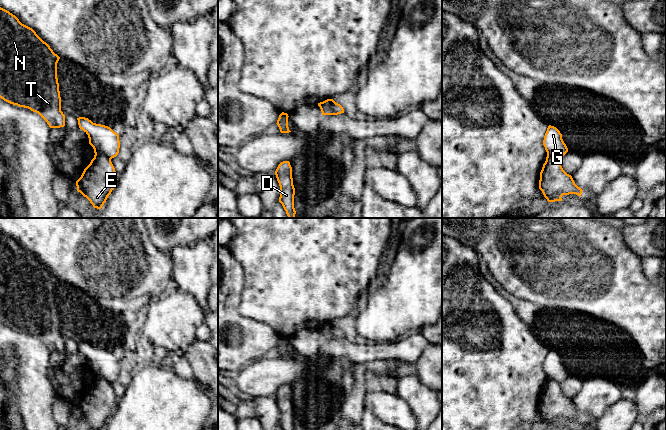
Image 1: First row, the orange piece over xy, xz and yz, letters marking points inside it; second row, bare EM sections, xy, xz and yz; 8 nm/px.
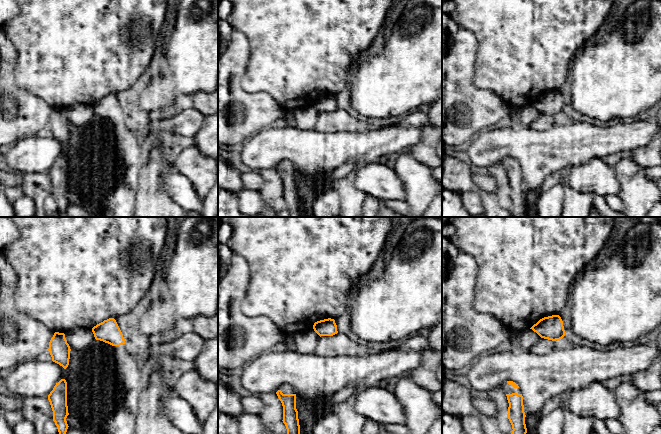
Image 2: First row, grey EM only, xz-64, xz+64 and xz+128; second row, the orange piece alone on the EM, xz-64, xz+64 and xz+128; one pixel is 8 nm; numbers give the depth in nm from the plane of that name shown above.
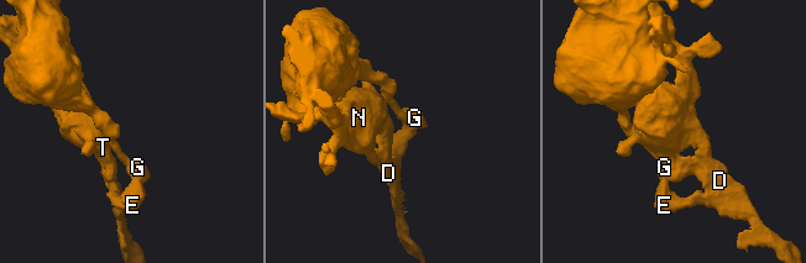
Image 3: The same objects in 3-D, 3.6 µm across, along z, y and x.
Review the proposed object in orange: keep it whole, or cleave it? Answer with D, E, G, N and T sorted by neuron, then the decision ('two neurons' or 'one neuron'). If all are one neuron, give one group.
D E N T / G; two neurons

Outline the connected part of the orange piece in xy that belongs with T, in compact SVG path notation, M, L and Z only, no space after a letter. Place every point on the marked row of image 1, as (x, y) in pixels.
M0 7L0 98L38 113L50 128L65 126L57 78L59 59L32 28Z

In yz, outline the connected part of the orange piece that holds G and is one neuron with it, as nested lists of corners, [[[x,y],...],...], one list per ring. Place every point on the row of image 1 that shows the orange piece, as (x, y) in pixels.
[[[551,125],[547,128],[543,145],[547,156],[554,156],[561,159],[568,152],[568,148],[562,139],[562,134],[556,127]]]

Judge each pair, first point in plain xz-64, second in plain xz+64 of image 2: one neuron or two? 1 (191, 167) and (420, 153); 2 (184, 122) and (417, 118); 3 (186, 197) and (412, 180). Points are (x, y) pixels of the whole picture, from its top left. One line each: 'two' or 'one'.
1: two
2: one
3: two

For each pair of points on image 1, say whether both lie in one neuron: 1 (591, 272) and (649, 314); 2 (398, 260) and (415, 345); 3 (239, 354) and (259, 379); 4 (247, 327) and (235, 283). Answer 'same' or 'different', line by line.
1: same
2: different
3: different
4: same

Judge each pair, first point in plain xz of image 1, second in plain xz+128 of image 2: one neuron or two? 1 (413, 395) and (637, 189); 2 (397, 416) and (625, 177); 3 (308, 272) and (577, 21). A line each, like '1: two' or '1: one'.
1: one
2: two
3: one

